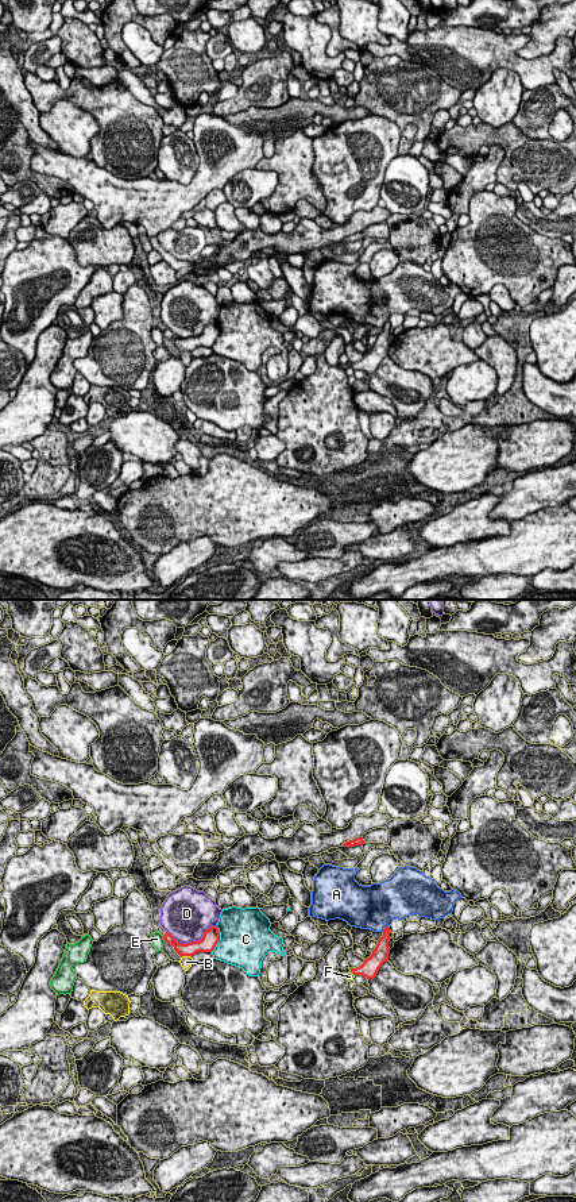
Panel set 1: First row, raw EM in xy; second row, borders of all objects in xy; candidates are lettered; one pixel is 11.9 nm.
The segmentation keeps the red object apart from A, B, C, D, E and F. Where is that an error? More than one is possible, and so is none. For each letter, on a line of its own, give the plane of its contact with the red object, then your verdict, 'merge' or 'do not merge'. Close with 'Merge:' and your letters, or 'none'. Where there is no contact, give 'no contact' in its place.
A: meets red in xy; do not merge
B: meets red in xy; do not merge
C: meets red in xy; do not merge
D: meets red in xy; do not merge
E: meets red in xy; do not merge
F: meets red in xy; do not merge
Merge: none

